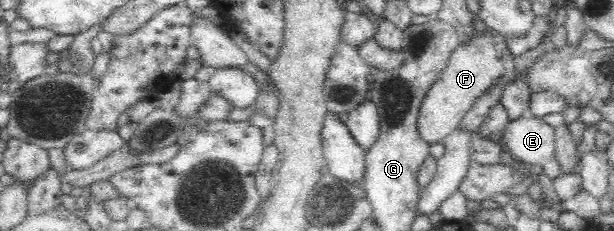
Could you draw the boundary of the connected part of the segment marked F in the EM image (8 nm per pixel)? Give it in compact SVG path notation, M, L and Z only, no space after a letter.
M491 28L470 32L458 43L448 56L444 70L427 90L418 117L420 134L430 143L438 143L448 136L456 127L460 118L475 105L476 100L488 90L509 81L514 76L514 57L508 46L508 36L504 36Z

